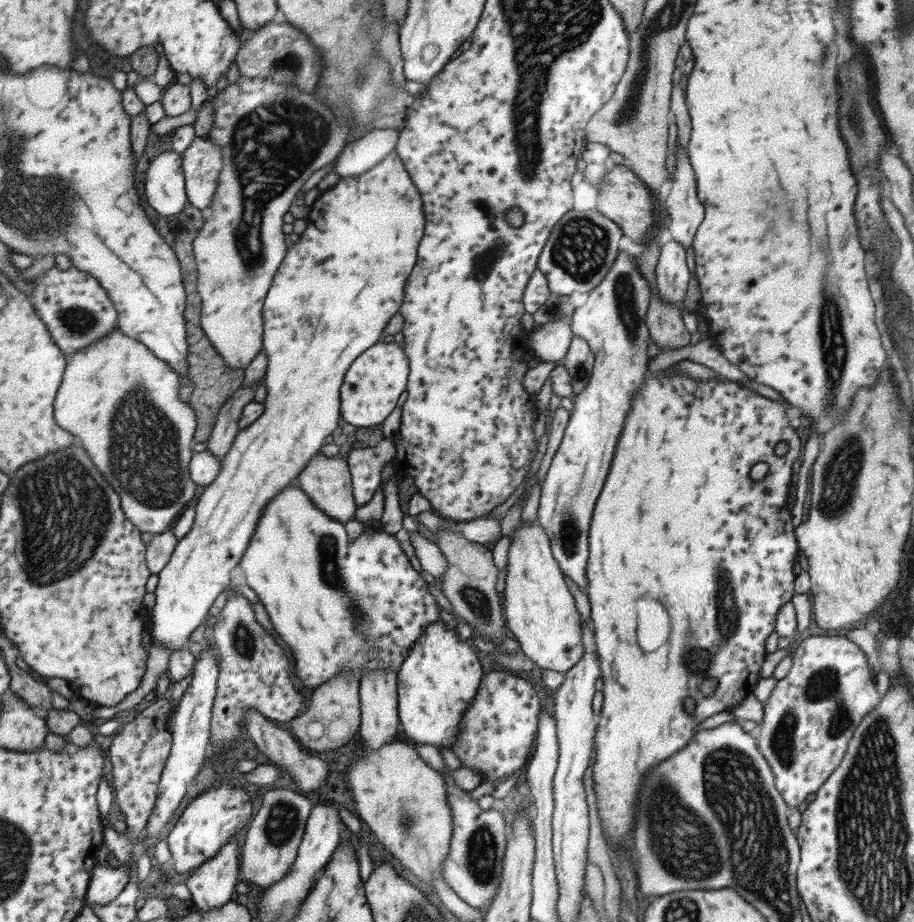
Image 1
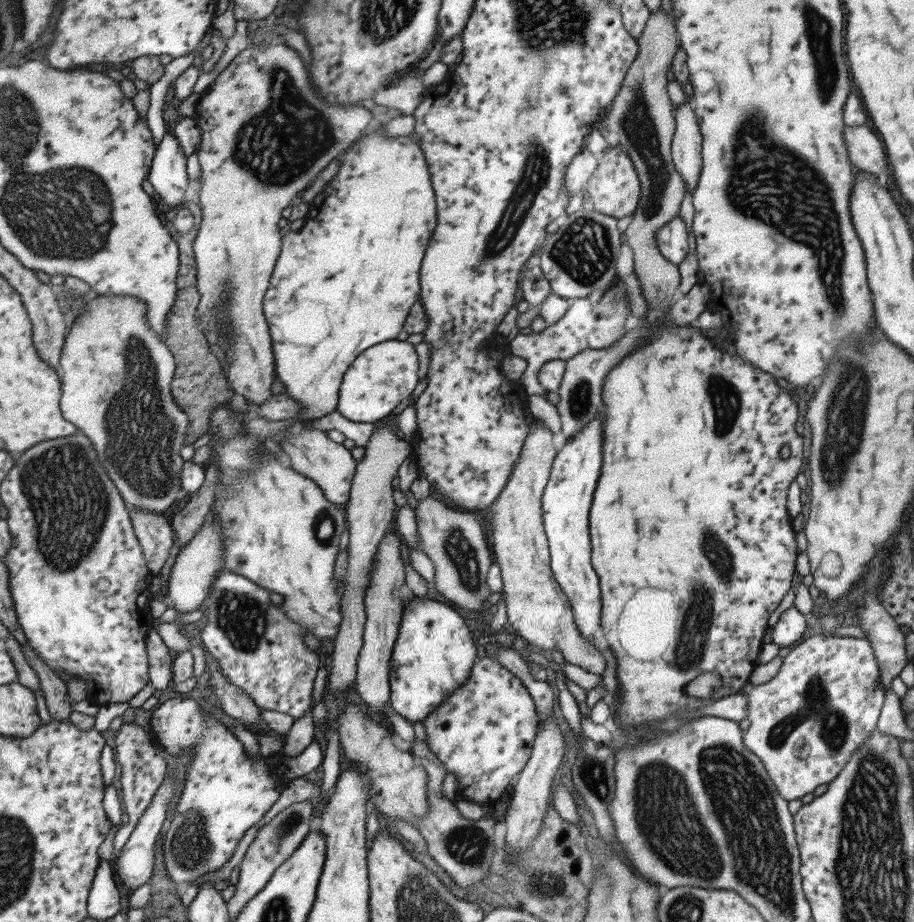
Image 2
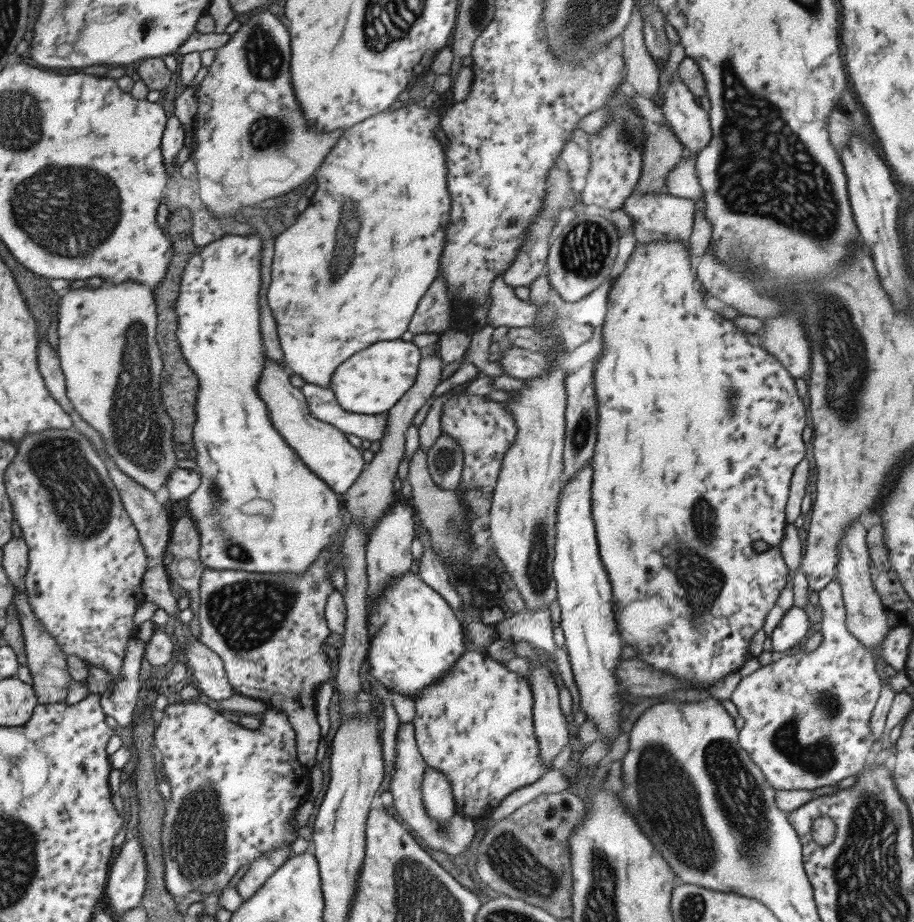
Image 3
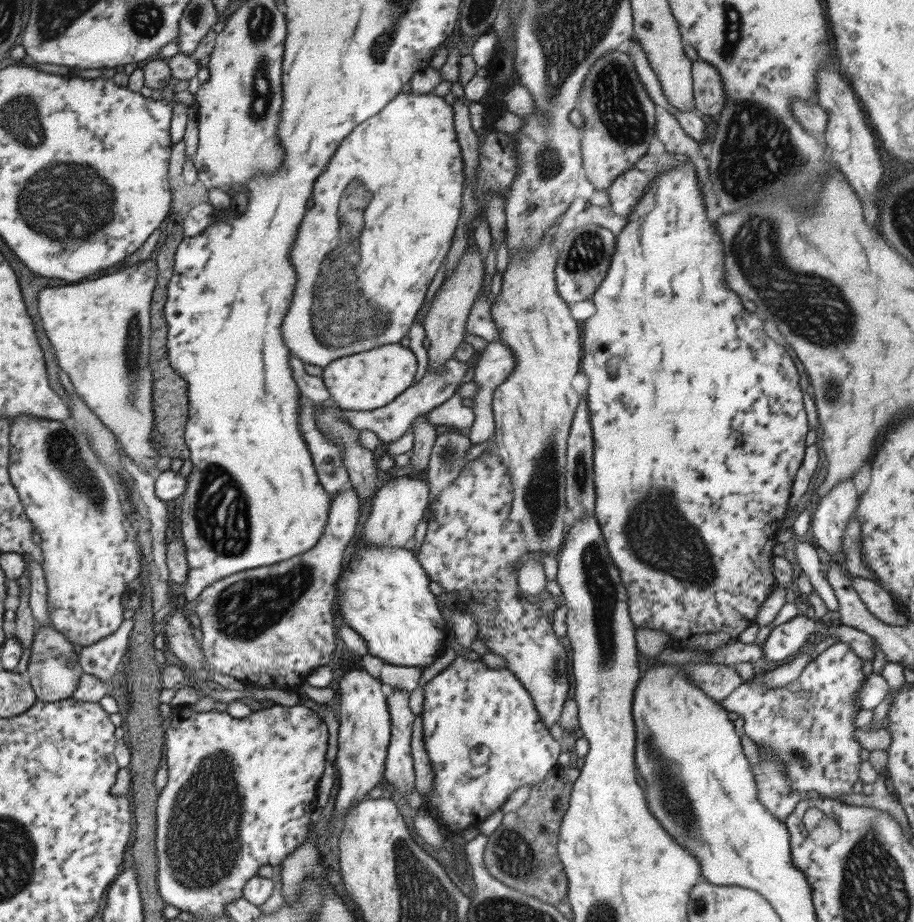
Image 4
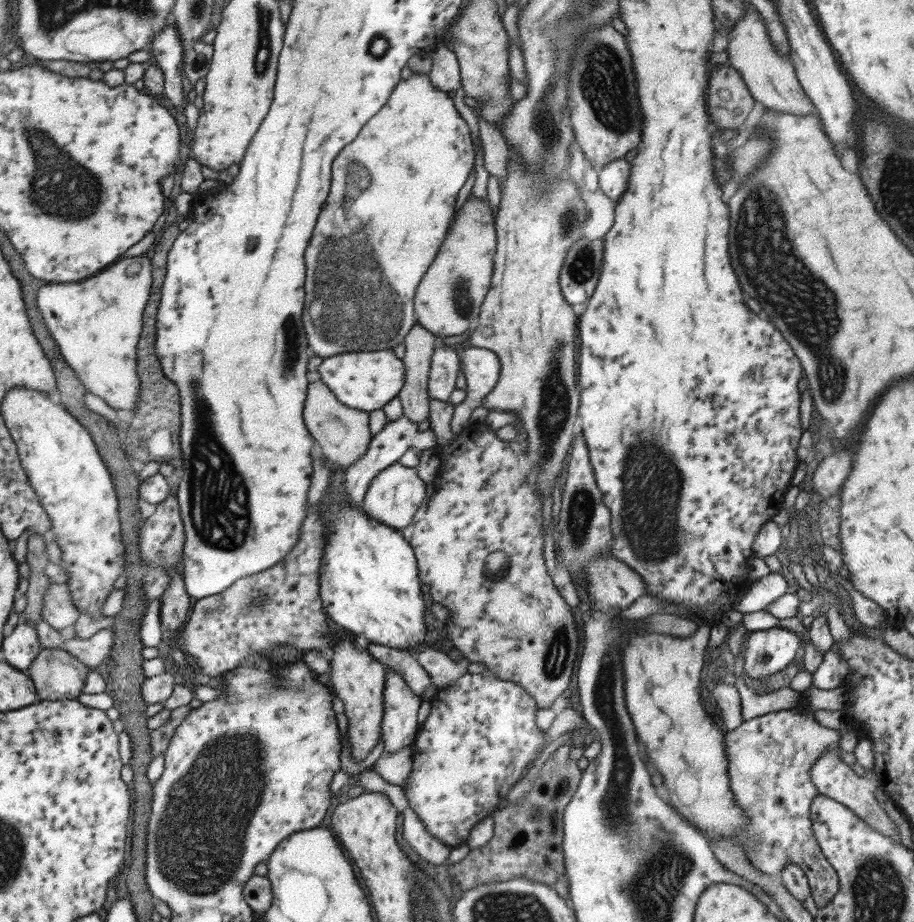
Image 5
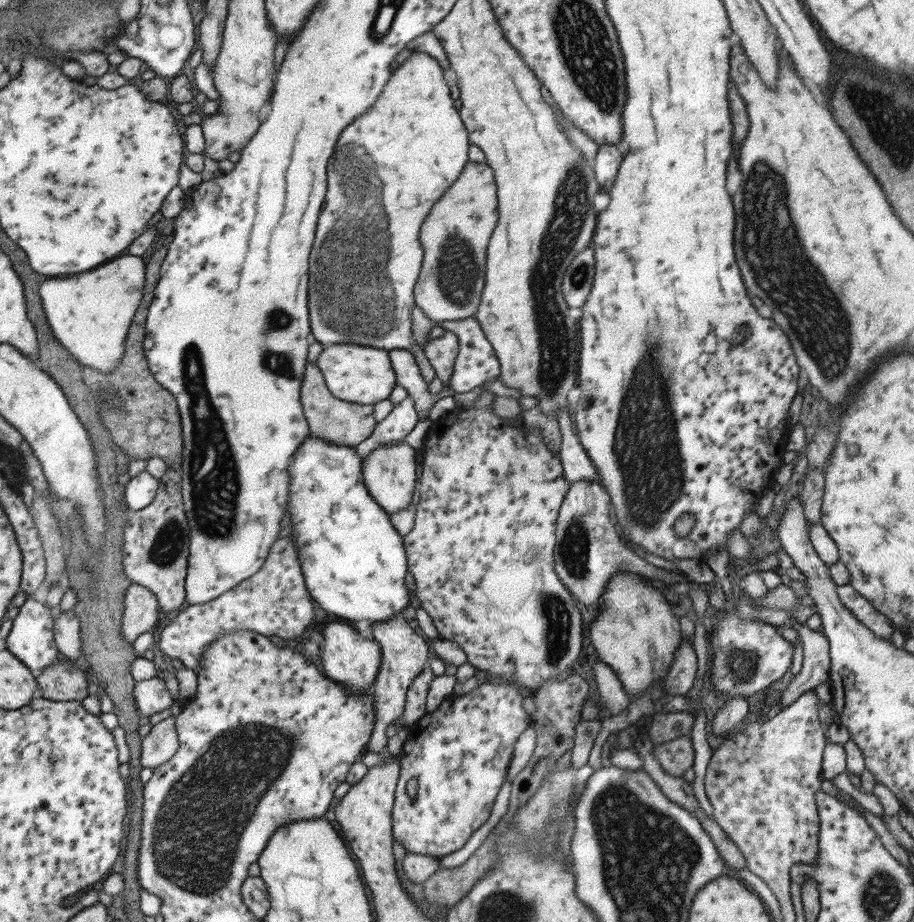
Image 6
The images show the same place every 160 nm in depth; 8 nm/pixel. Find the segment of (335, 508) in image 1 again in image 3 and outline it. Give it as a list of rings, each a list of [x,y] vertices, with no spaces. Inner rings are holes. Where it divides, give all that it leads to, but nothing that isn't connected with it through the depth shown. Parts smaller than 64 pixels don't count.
[[[267,10],[255,12],[254,14],[251,13],[249,20],[241,24],[240,28],[232,34],[230,41],[223,48],[216,49],[215,59],[207,69],[208,73],[196,91],[198,94],[197,101],[199,102],[199,108],[195,126],[196,144],[193,159],[198,168],[197,177],[200,180],[199,194],[204,200],[206,207],[211,209],[215,218],[236,218],[242,221],[246,214],[253,212],[257,202],[267,200],[267,198],[275,198],[277,194],[285,194],[285,192],[297,188],[301,182],[305,182],[313,172],[318,170],[319,164],[321,164],[325,155],[331,150],[331,147],[338,141],[344,129],[338,128],[338,130],[332,130],[331,132],[313,132],[308,128],[308,124],[306,124],[306,120],[302,117],[302,112],[300,111],[297,98],[294,96],[291,86],[287,30],[277,20],[277,16],[273,16]],[[266,356],[264,370],[260,374],[260,382],[256,389],[267,404],[271,425],[283,436],[284,441],[307,464],[311,472],[315,472],[319,480],[325,483],[337,495],[344,493],[353,483],[365,464],[361,459],[361,450],[353,447],[345,437],[345,433],[327,424],[308,411],[308,402],[300,388],[289,383],[290,373],[280,364]]]

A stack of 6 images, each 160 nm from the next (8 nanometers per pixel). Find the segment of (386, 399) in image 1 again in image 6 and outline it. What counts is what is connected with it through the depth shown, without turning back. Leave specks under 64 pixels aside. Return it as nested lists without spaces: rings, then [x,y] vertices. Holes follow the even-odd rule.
[[[331,344],[323,347],[314,362],[321,371],[327,390],[337,399],[362,405],[373,406],[379,400],[385,400],[396,384],[388,351],[357,346],[357,344]]]

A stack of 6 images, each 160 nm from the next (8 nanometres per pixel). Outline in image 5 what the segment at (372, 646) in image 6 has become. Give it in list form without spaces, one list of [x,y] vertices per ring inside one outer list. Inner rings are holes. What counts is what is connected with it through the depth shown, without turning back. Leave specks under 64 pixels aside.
[[[339,640],[333,647],[328,666],[331,688],[343,704],[343,714],[347,718],[347,744],[353,759],[365,759],[377,744],[380,736],[381,716],[383,716],[384,669],[372,654],[349,640]]]

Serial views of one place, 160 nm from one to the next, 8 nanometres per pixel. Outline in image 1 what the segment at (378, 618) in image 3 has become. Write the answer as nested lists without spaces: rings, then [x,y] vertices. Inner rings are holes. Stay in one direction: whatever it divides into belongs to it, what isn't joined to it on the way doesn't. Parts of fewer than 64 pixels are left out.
[[[440,618],[429,623],[408,648],[396,672],[397,715],[403,734],[414,740],[416,744],[432,745],[439,750],[440,748],[451,750],[451,744],[458,733],[459,720],[465,708],[469,708],[473,696],[477,694],[482,676],[483,672],[473,646],[468,646],[462,641],[456,630],[444,624]]]

